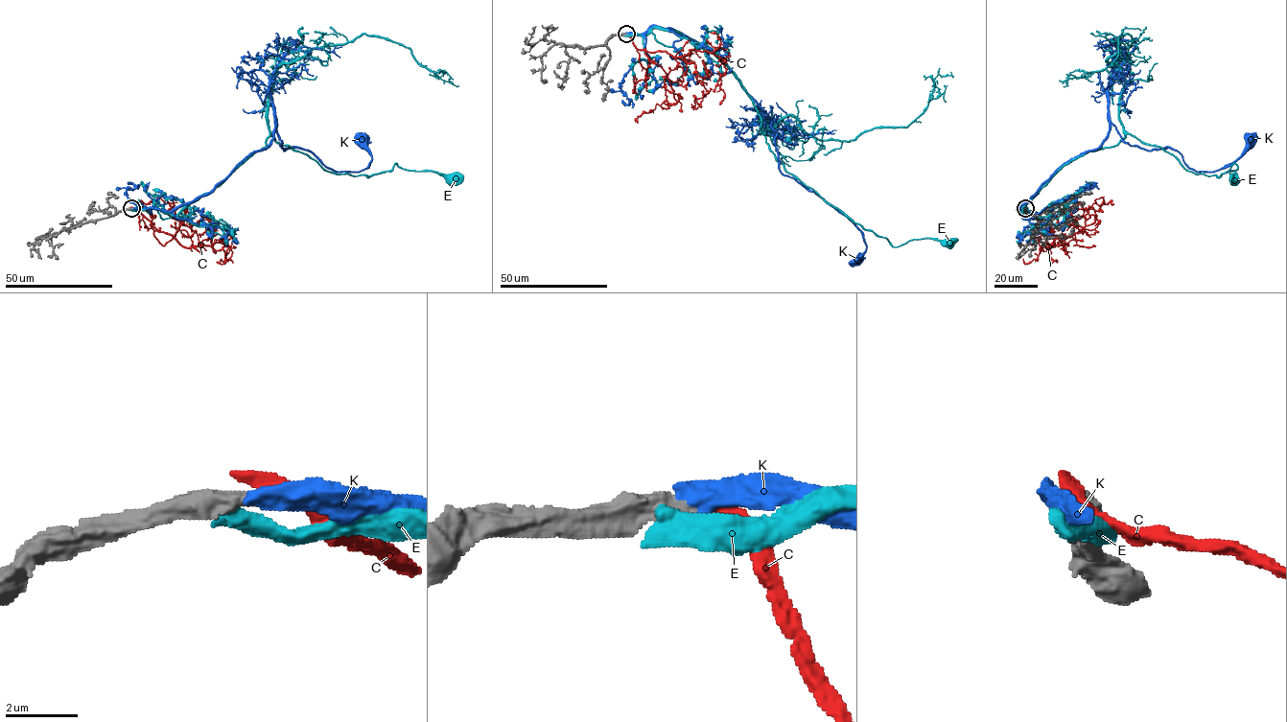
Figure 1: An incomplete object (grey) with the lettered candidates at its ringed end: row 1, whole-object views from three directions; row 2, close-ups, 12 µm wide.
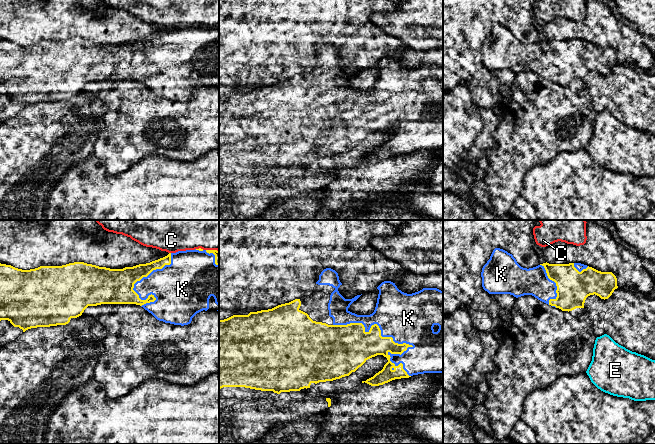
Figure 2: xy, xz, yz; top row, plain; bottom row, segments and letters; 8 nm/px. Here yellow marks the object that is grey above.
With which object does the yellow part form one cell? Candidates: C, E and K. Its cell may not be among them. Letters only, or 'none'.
K

